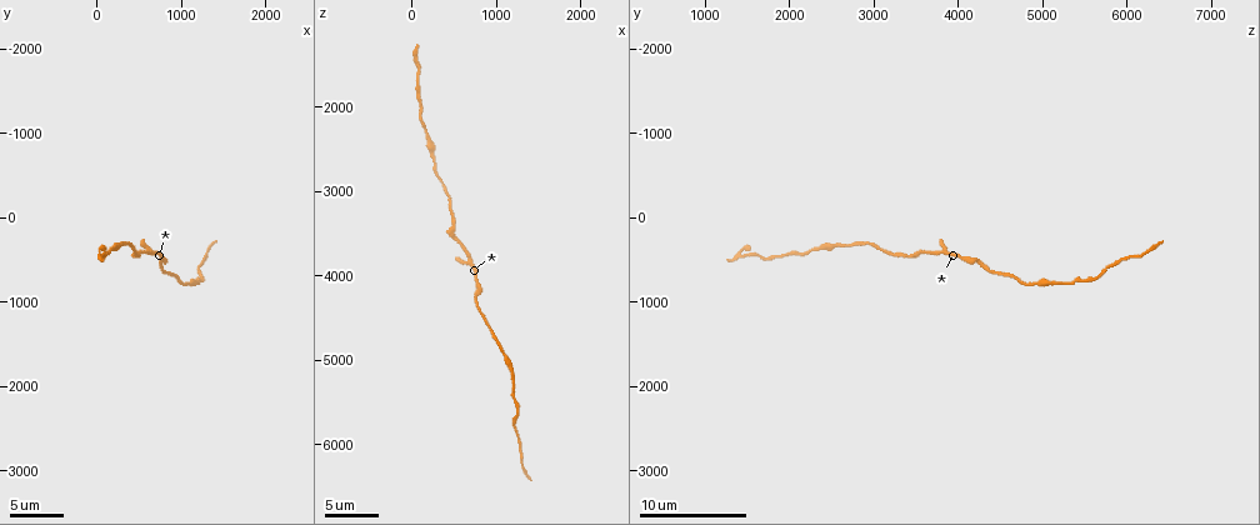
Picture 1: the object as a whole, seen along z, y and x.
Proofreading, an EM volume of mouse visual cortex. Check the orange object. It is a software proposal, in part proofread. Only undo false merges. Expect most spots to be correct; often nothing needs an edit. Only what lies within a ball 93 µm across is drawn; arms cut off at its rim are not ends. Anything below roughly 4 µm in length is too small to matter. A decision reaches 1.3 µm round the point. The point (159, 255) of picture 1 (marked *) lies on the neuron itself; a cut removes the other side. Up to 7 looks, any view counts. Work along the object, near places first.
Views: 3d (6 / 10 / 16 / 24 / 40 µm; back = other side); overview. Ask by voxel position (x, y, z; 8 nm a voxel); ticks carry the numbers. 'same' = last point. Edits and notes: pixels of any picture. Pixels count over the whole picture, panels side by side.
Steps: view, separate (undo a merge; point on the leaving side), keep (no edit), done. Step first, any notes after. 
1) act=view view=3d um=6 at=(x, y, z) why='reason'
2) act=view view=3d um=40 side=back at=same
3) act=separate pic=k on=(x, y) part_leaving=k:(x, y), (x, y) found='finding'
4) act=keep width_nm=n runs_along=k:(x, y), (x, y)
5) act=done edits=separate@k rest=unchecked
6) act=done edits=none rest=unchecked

act=view view=3d um=16 at=(450, 450, 3300) why='sudden change in width'

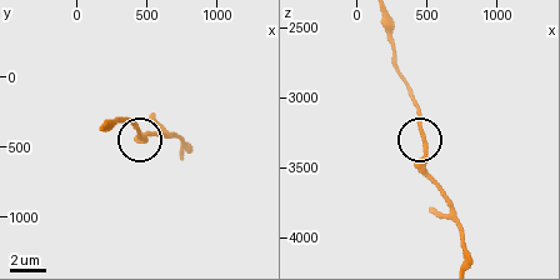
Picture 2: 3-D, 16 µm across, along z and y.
act=view view=3d um=6 at=(480, 420, 3340) why='closer look'

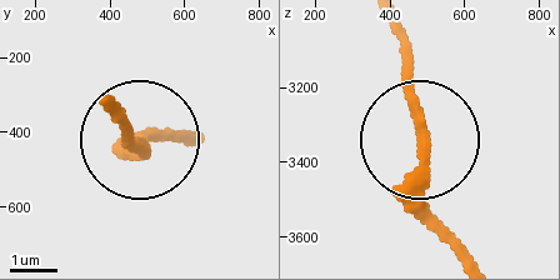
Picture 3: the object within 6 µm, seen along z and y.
act=keep runs_along=3:(471, 255), (424, 195), (395, 33) found='one neuron here'

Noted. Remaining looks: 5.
act=view view=3d um=16 at=(200, 350, 2350)

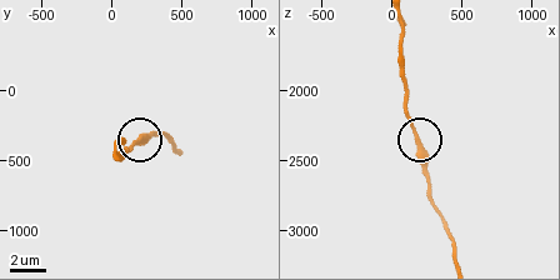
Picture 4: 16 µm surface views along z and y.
act=keep runs_along=4:(455, 259), (431, 196), (428, 155), (405, 104) found='all the same neuron'

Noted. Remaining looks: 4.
act=view view=3d um=6 at=(1200, 800, 5150)

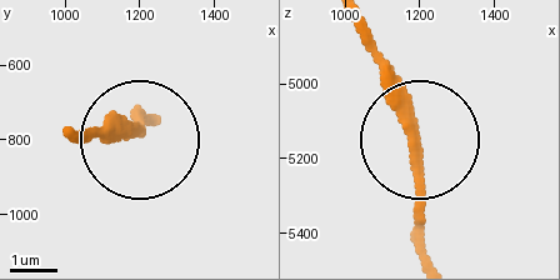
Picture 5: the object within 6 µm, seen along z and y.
act=view view=3d um=6 side=back at=same

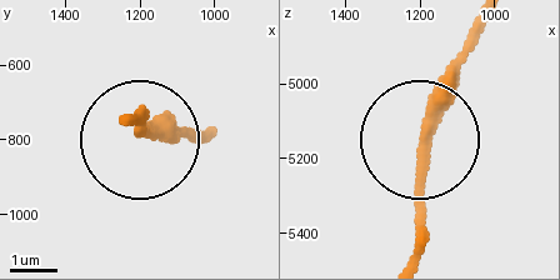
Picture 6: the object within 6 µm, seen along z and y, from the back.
act=keep runs_along=6:(478, 21), (425, 153), (414, 249) found='one neuron here'

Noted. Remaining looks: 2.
act=done edits=none rest=unchecked

